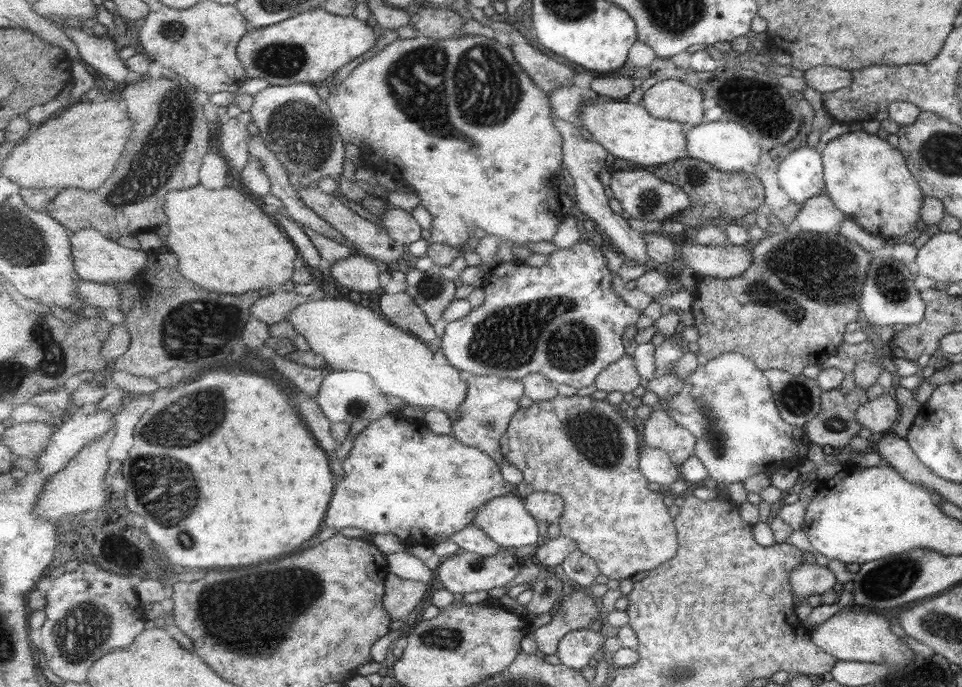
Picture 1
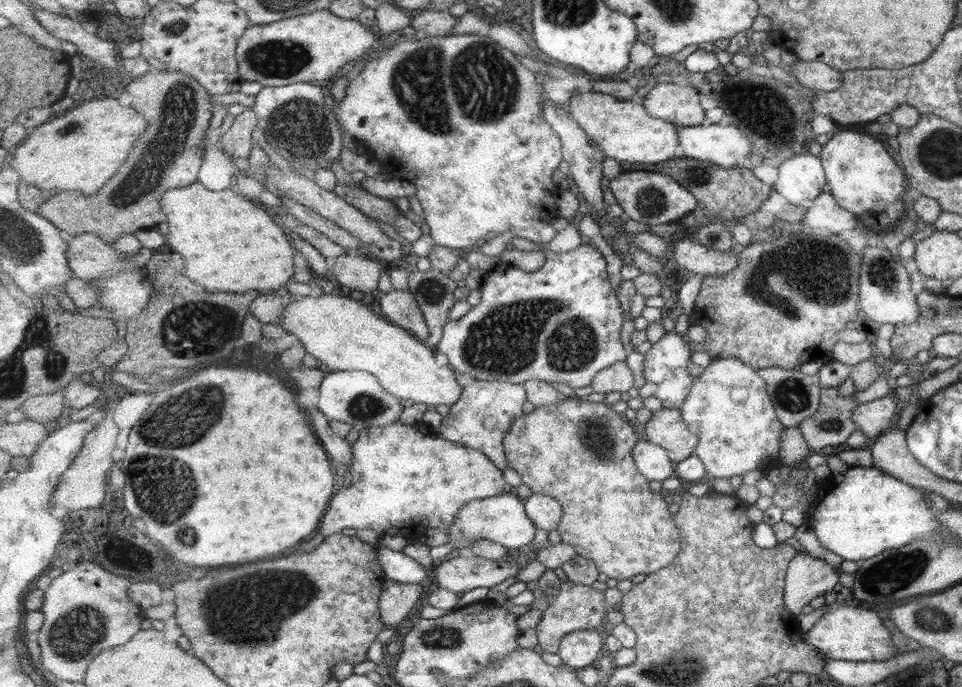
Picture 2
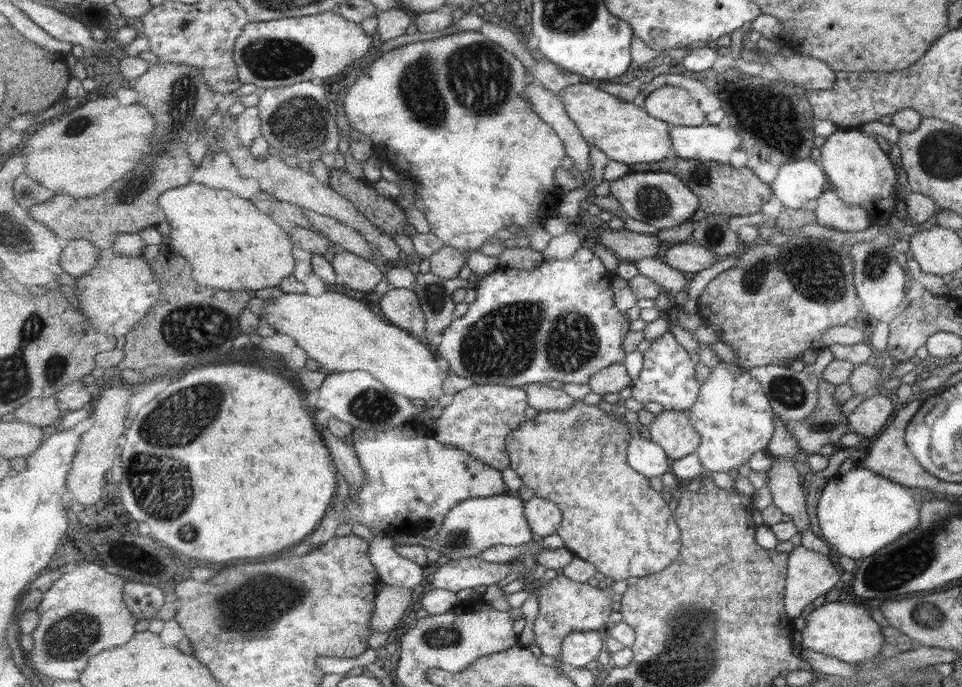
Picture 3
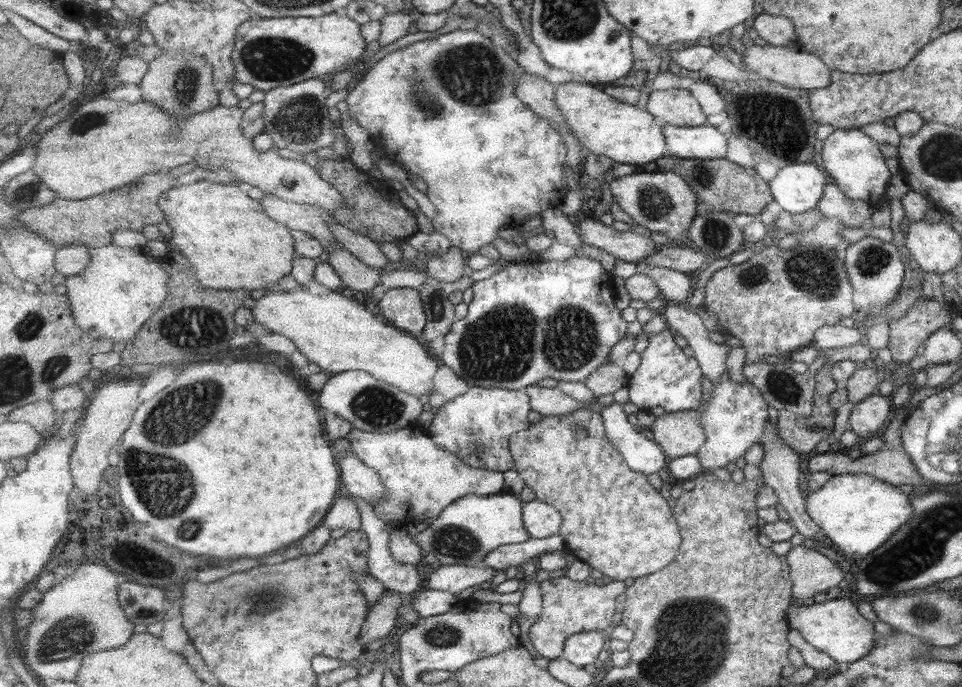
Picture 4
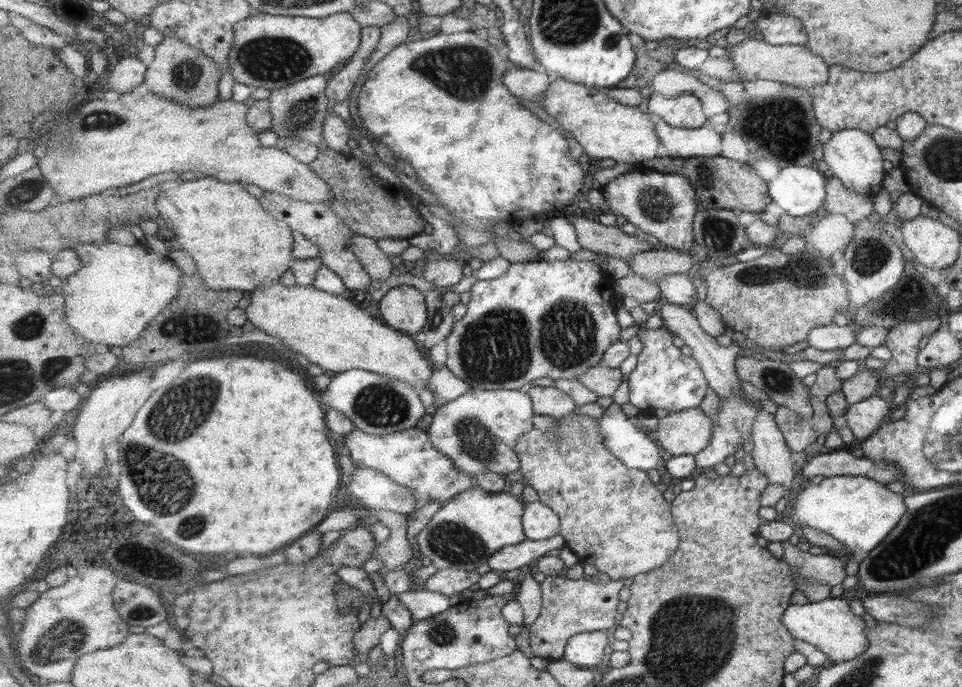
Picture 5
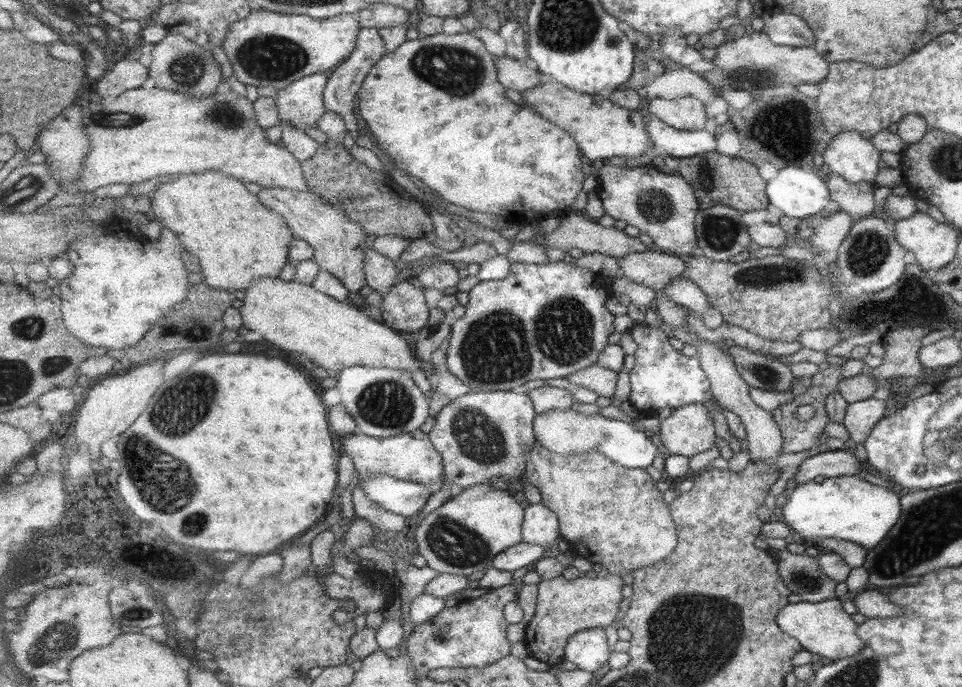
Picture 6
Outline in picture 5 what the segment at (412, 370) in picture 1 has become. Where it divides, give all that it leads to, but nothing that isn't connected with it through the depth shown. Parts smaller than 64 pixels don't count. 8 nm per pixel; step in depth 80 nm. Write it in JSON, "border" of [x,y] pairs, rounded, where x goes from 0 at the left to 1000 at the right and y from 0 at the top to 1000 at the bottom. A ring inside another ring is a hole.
{"border":[[[290,409],[275,410],[261,425],[256,453],[259,469],[266,479],[292,493],[325,530],[344,539],[345,546],[376,536],[421,555],[438,568],[446,562],[447,550],[454,539],[439,508],[436,492],[387,463],[376,443],[366,440],[364,429],[346,429],[326,415],[296,416]]]}

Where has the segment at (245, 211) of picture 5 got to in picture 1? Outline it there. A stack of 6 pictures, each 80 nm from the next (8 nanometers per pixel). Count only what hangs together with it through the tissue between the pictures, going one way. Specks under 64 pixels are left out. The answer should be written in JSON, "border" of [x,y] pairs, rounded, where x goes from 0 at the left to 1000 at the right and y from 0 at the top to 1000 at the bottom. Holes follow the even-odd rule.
{"border":[[[246,268],[233,277],[215,277],[213,271],[203,271],[194,277],[178,278],[170,300],[178,341],[172,345],[172,362],[182,370],[188,378],[190,399],[215,419],[217,425],[232,428],[255,428],[259,424],[281,419],[285,425],[294,424],[294,416],[307,399],[307,376],[311,373],[309,360],[301,345],[294,338],[289,326],[282,320],[275,301],[269,303],[261,294],[260,285]]]}

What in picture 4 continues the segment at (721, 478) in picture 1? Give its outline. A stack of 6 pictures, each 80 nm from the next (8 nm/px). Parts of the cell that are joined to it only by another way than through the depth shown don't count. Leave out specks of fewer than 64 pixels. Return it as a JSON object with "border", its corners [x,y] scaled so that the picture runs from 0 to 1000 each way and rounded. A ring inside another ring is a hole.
{"border":[[[756,544],[751,547],[748,559],[743,559],[737,584],[726,594],[736,639],[726,658],[733,686],[755,681],[758,672],[770,667],[781,648],[789,646],[795,627],[798,588],[780,555],[764,557]]]}

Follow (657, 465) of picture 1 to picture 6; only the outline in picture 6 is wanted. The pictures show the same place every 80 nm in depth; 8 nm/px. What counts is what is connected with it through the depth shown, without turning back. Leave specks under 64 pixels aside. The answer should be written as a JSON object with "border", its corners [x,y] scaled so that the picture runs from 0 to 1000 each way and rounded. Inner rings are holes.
{"border":[[[572,597],[559,603],[555,611],[557,640],[569,655],[579,661],[604,661],[624,655],[641,675],[654,683],[673,683],[680,675],[683,659],[688,654],[682,636],[666,624],[663,617],[629,608],[623,601],[604,603],[598,597]]]}

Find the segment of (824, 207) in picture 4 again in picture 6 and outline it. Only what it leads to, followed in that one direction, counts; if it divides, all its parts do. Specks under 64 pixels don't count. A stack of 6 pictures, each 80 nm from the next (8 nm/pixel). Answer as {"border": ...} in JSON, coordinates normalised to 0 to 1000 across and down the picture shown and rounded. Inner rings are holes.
{"border":[[[862,252],[858,259],[864,293],[869,294],[872,301],[871,309],[877,307],[889,322],[905,313],[912,298],[907,288],[907,268],[883,268],[868,252]]]}

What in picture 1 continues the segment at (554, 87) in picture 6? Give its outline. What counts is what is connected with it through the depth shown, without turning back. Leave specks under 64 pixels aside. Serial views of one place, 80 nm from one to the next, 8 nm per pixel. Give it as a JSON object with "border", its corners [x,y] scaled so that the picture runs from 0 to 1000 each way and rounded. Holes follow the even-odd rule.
{"border":[[[623,138],[622,144],[611,146],[611,150],[603,157],[603,170],[607,180],[606,185],[613,192],[614,201],[626,210],[639,231],[646,230],[646,233],[656,233],[661,239],[683,242],[683,239],[700,236],[700,233],[713,226],[714,199],[712,192],[715,185],[701,175],[687,175],[680,170],[667,150],[654,150]]]}

